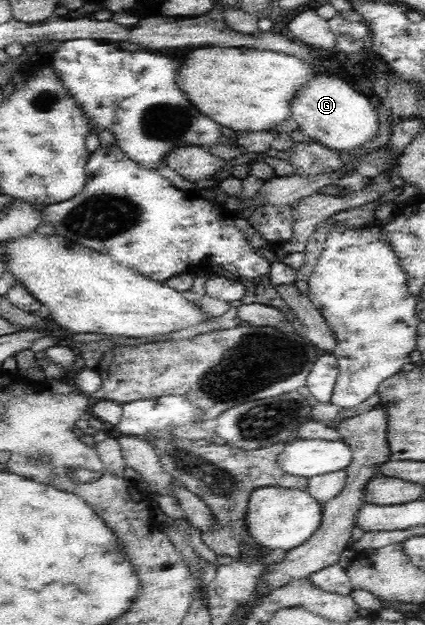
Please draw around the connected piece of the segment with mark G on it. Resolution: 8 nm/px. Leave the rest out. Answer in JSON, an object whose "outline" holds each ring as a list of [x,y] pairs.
{"outline":[[[319,72],[298,86],[288,100],[288,109],[290,116],[299,124],[298,129],[313,141],[330,149],[349,152],[376,137],[379,119],[376,108],[369,101],[346,81]]]}

